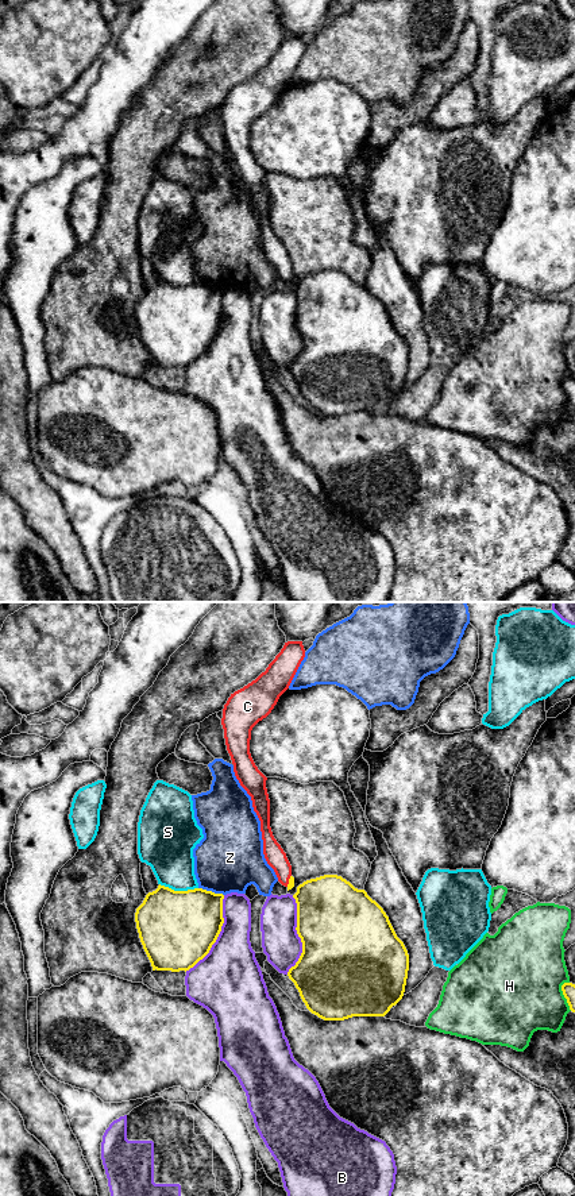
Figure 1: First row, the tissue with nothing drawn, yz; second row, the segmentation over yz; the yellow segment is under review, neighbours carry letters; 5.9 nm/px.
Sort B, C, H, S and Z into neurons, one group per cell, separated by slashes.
B / C / H / S / Z

